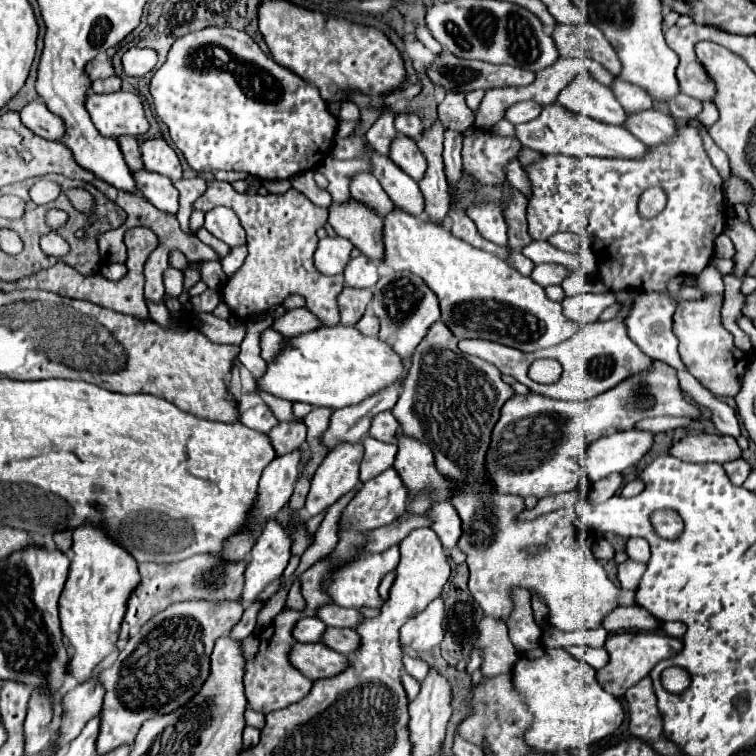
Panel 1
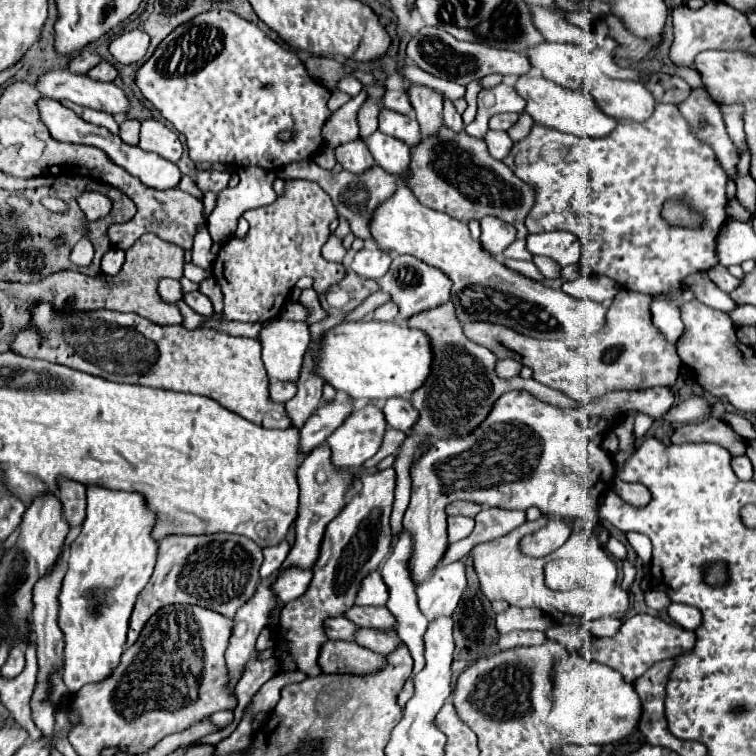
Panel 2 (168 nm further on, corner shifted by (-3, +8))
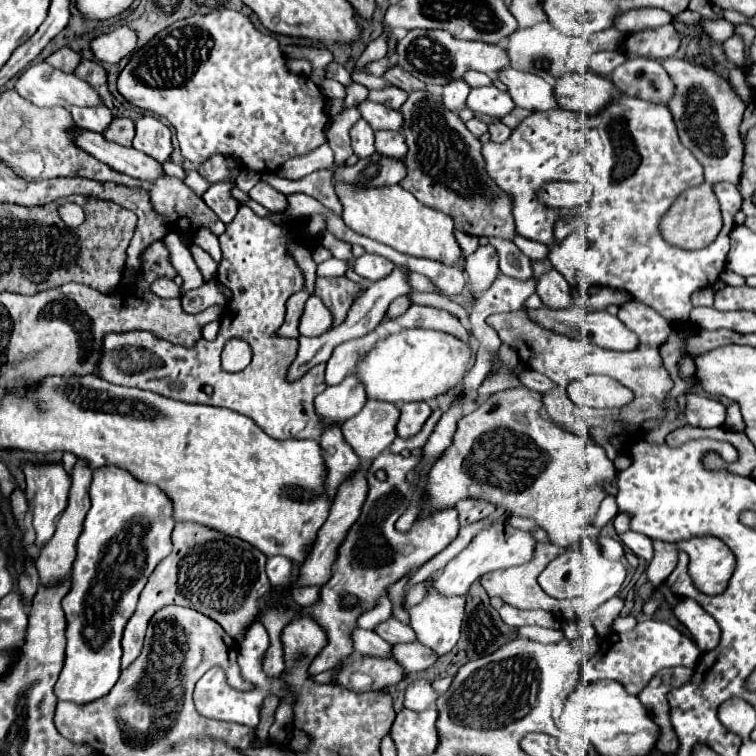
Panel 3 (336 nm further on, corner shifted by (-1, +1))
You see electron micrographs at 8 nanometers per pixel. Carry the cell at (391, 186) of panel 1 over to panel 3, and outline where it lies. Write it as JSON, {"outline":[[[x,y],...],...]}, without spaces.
{"outline":[[[375,131],[375,149],[381,155],[387,157],[395,157],[395,159],[403,159],[407,153],[407,145],[405,139],[399,131]]]}

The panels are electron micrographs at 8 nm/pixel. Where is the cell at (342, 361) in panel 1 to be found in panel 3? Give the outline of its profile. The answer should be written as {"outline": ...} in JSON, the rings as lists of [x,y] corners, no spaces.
{"outline":[[[403,329],[379,341],[357,365],[357,375],[365,383],[367,397],[395,405],[409,401],[429,401],[459,387],[465,373],[475,363],[475,349],[455,335],[435,329]]]}

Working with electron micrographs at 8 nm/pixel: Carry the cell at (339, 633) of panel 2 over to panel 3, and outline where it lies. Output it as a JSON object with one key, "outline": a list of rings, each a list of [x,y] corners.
{"outline":[[[355,629],[355,649],[361,655],[369,655],[369,657],[391,657],[393,645],[381,639],[375,631]]]}

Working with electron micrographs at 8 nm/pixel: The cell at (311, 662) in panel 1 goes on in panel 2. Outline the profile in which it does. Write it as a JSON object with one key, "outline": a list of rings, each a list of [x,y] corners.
{"outline":[[[327,640],[319,652],[319,666],[325,674],[369,674],[383,668],[385,656],[365,650],[355,642]]]}

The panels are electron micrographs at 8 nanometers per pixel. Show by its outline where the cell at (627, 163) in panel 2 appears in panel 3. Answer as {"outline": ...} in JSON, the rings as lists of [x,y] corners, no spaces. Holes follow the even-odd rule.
{"outline":[[[621,93],[611,105],[603,111],[595,113],[593,117],[587,113],[563,111],[563,109],[549,109],[549,111],[535,111],[525,117],[511,133],[511,137],[503,143],[487,141],[481,149],[485,159],[487,175],[507,193],[513,197],[513,215],[517,233],[549,245],[547,259],[553,267],[567,279],[573,289],[587,291],[593,287],[613,287],[629,291],[637,301],[655,309],[661,317],[669,323],[683,321],[689,317],[691,295],[699,287],[713,285],[727,263],[729,253],[729,233],[735,227],[735,215],[741,211],[741,195],[737,185],[733,183],[715,183],[715,195],[723,215],[723,229],[717,239],[697,251],[685,251],[675,245],[669,245],[659,229],[661,217],[669,211],[673,201],[689,187],[703,183],[703,167],[695,159],[695,155],[681,145],[677,127],[673,123],[673,115],[669,113],[667,105],[663,103],[649,103],[637,97],[629,97]],[[551,181],[577,181],[593,185],[593,197],[589,203],[573,209],[551,209],[539,201],[539,189]],[[567,215],[583,215],[587,221],[579,231],[571,233],[563,241],[555,241],[553,225],[559,217]]]}

